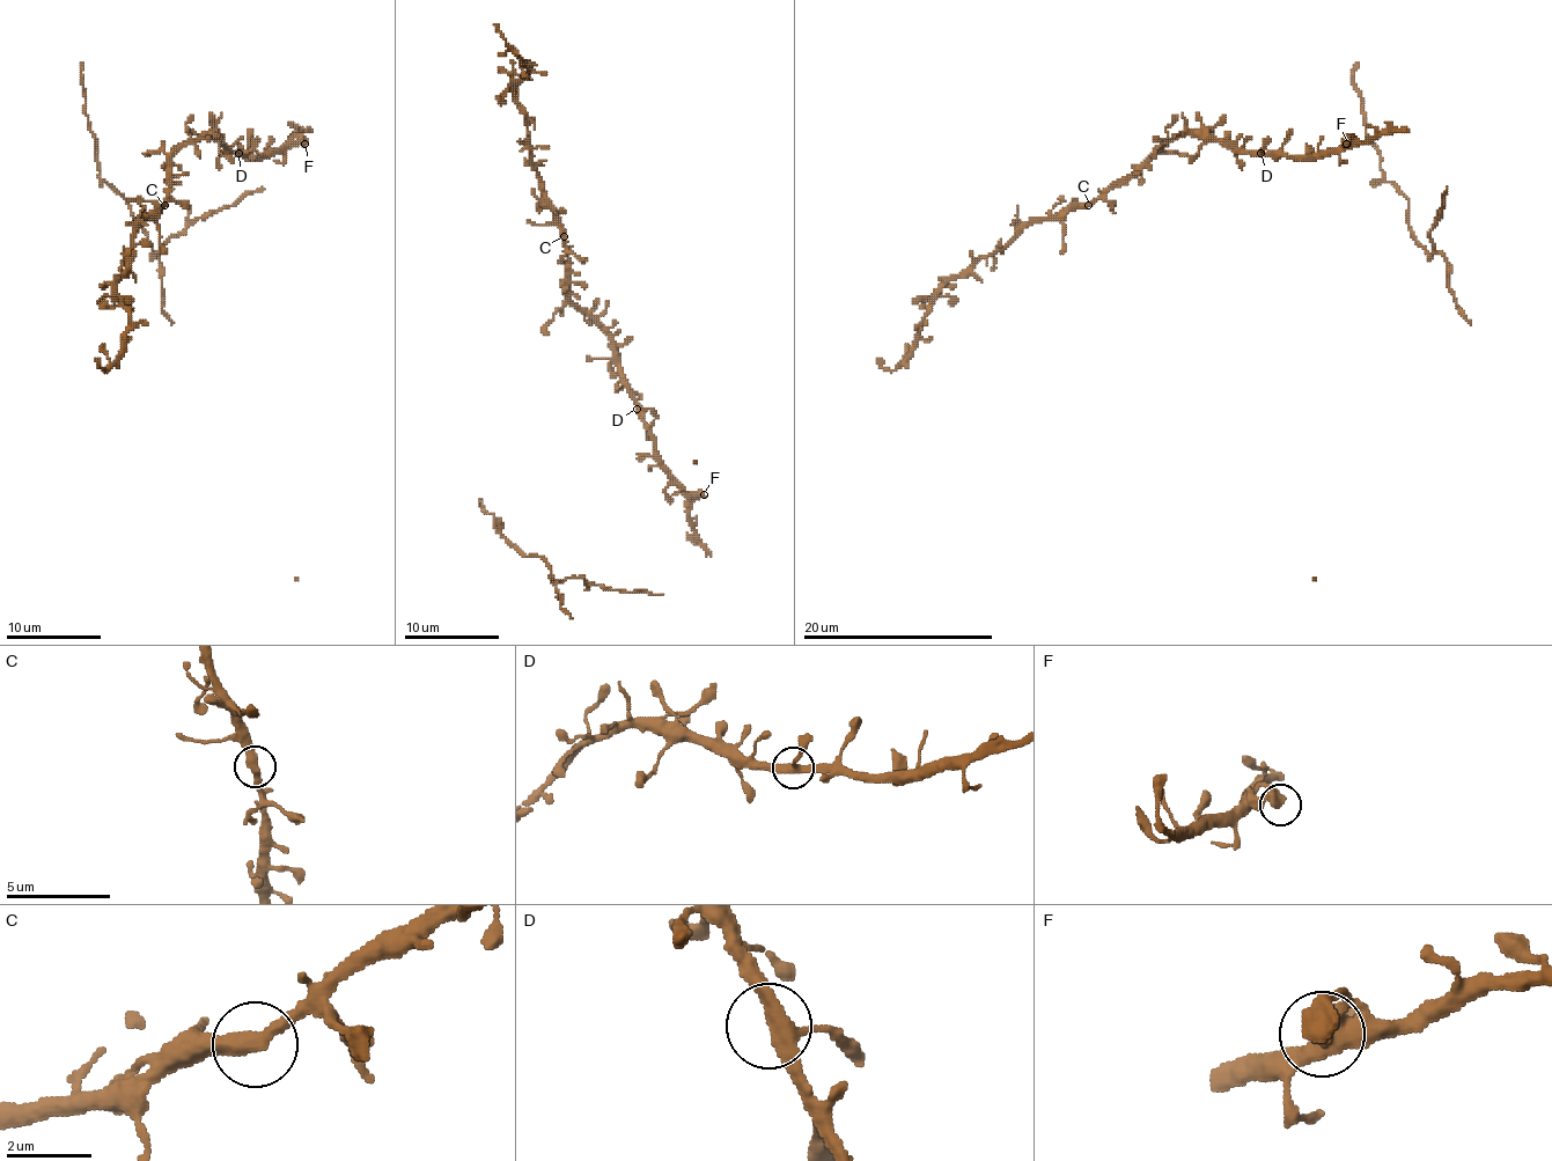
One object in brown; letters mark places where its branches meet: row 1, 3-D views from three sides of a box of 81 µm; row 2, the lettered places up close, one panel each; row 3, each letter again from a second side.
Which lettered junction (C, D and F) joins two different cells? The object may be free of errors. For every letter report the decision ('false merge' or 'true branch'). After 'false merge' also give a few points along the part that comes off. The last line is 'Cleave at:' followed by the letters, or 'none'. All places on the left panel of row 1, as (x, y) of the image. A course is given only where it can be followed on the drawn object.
C: true branch
D: true branch
F: true branch
Cleave at: none

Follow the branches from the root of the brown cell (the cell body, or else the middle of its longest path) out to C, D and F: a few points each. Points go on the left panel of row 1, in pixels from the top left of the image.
C: (291, 141), (266, 155), (238, 155), (219, 137), (200, 134), (190, 139), (171, 158), (171, 184), (164, 206)
D: (291, 141), (266, 155), (238, 153)
F: (291, 141), (304, 144)

